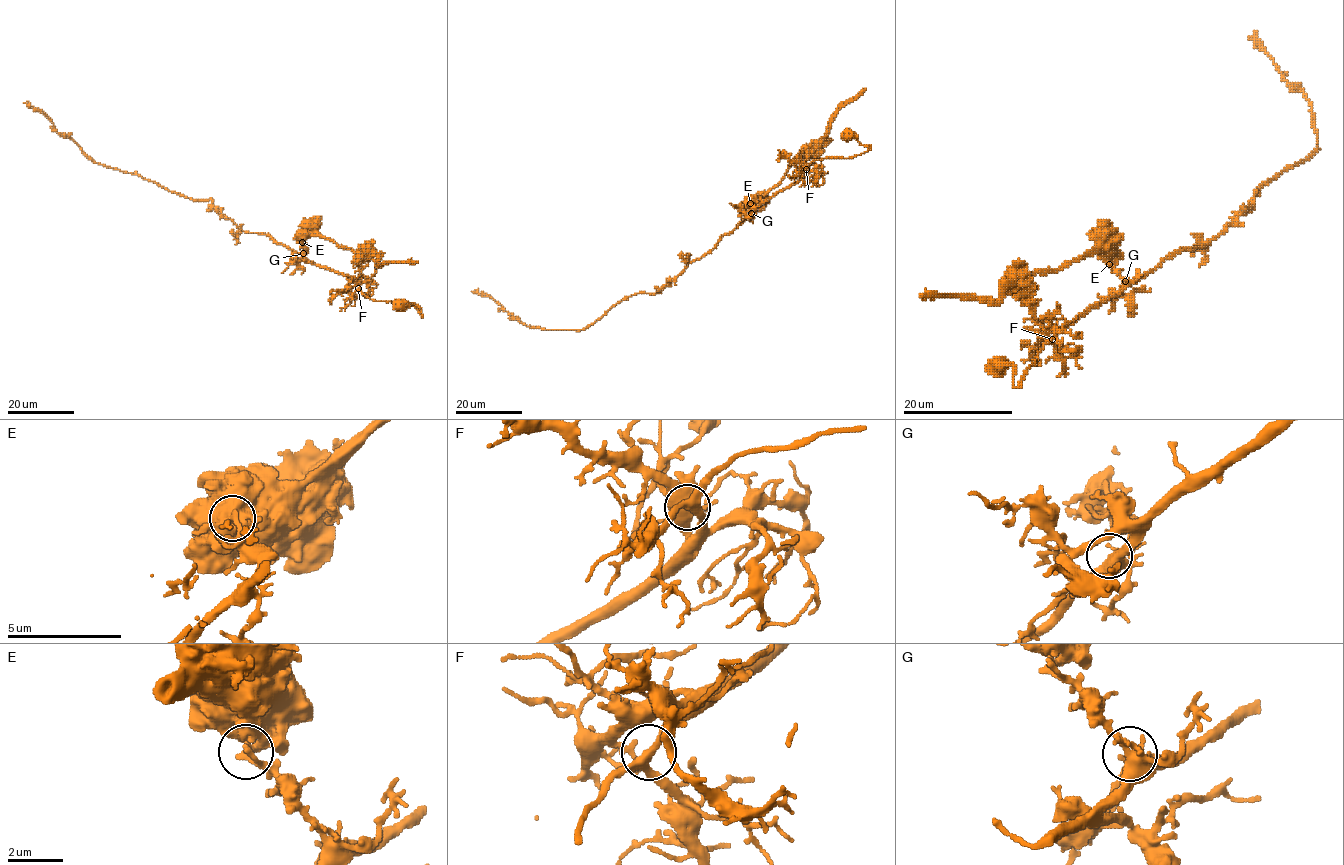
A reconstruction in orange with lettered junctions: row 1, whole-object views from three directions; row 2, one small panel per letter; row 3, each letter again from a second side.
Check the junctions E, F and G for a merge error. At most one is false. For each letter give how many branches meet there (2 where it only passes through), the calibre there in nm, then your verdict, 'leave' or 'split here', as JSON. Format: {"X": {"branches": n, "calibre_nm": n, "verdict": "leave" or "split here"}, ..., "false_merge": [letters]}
{"E": {"branches": 3, "calibre_nm": 340, "verdict": "split here"}, "F": {"branches": 3, "calibre_nm": 320, "verdict": "leave"}, "G": {"branches": 5, "calibre_nm": 400, "verdict": "leave"}, "false_merge": ["E"]}

